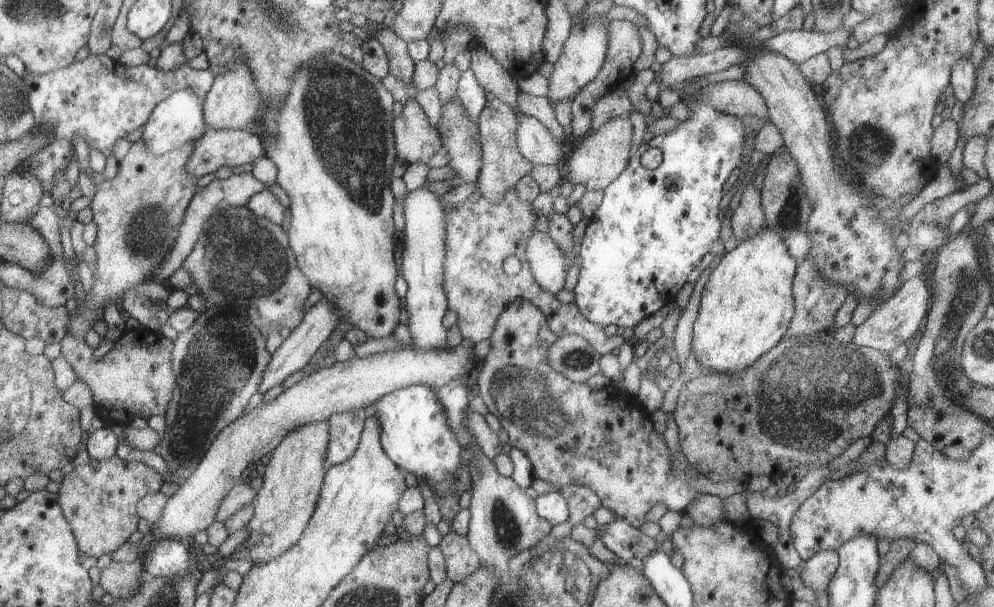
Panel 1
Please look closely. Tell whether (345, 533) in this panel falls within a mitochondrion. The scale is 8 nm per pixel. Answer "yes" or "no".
no

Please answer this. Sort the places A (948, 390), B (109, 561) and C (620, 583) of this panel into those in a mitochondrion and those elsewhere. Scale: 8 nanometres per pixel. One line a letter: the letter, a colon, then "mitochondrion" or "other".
A: mitochondrion
B: other
C: other

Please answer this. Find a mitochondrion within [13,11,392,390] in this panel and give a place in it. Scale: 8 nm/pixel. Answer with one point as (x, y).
(343, 113)

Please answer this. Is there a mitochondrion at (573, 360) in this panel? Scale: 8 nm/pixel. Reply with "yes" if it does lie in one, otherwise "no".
yes

